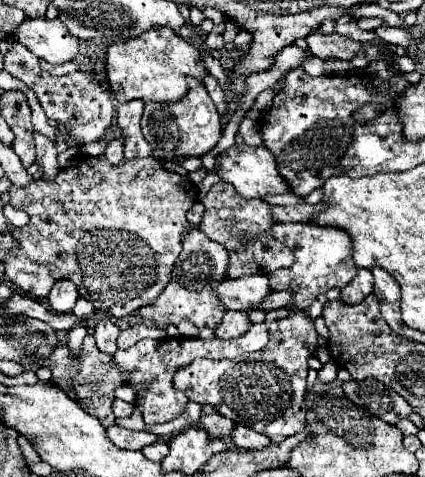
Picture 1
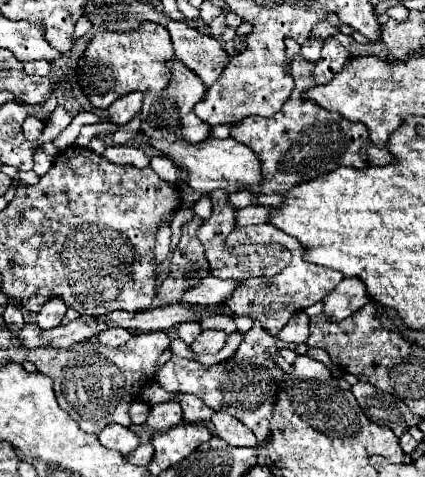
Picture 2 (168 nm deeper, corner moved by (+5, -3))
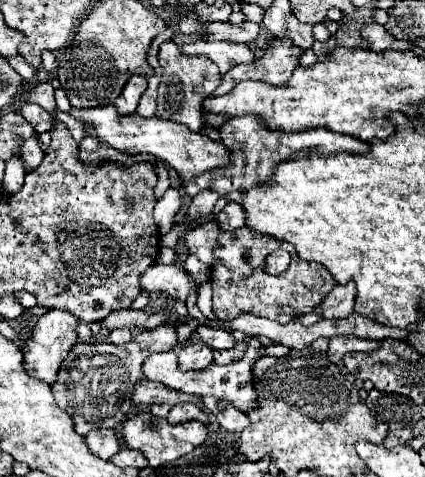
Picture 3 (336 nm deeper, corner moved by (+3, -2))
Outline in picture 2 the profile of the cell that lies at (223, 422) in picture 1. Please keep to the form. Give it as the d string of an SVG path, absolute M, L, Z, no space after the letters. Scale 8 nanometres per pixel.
M182 394L178 398L178 402L184 410L184 422L188 422L188 424L206 424L206 422L210 422L210 416L214 414L214 410L206 408L206 404L202 404L202 400L198 400L196 396Z

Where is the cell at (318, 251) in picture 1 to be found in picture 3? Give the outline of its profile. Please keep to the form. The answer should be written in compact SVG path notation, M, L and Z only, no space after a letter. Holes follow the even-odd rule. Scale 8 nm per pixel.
M240 227L236 231L222 231L216 241L214 255L218 263L212 265L212 287L214 287L214 297L212 297L212 311L220 321L232 321L240 313L250 313L256 317L266 317L278 323L286 323L292 319L298 319L300 315L310 313L316 305L322 303L322 299L332 291L336 281L332 275L322 269L318 263L312 261L302 261L294 247L286 241L276 241L270 239L270 243L260 243L256 241L260 235L254 235L248 231L248 227ZM276 249L286 249L292 257L288 271L280 275L268 275L264 271L266 257L270 251ZM244 253L250 253L246 259Z

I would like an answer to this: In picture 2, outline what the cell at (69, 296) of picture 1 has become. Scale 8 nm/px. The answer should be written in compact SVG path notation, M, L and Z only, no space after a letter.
M54 296L54 298L50 298L50 300L42 306L42 310L38 312L36 324L38 324L42 330L54 328L54 326L58 326L58 324L62 322L66 310L68 310L66 302L64 302L60 296Z

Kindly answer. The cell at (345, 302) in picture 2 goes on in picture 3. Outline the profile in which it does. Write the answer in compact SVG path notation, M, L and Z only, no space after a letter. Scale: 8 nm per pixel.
M354 283L336 285L322 301L322 313L326 319L344 319L354 311L356 287Z

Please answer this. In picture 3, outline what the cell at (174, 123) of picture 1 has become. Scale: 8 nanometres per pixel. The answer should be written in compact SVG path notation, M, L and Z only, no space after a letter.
M166 41L160 45L158 53L160 65L164 69L162 83L158 87L158 117L170 119L176 123L184 123L190 131L200 133L202 131L202 99L212 95L216 87L220 85L220 71L218 67L204 57L188 57L178 51L178 45L172 41Z

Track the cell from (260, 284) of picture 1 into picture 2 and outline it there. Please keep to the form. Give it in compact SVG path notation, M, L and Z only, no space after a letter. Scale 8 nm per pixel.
M208 276L204 280L200 280L198 286L194 286L192 290L188 290L182 298L182 302L186 304L202 304L202 306L216 306L216 304L224 304L226 298L232 296L234 288L238 286L238 280L222 280L222 278L214 278Z

